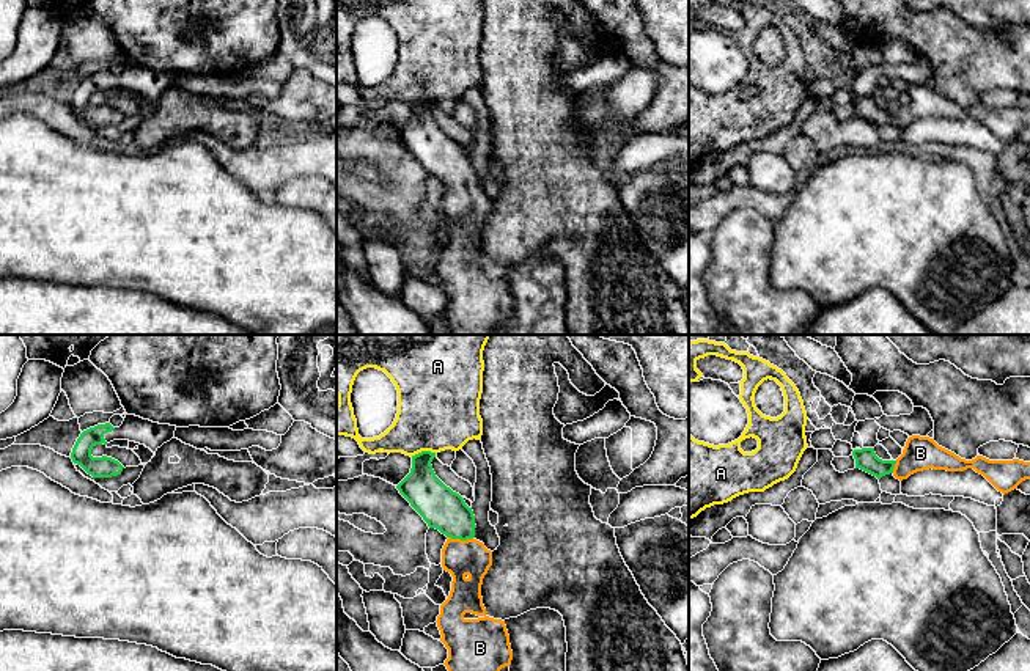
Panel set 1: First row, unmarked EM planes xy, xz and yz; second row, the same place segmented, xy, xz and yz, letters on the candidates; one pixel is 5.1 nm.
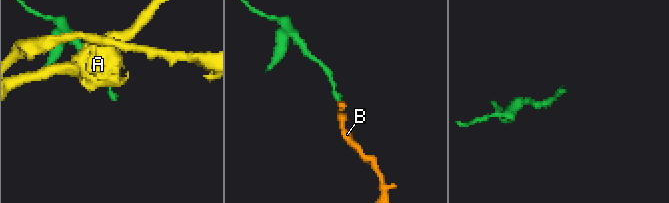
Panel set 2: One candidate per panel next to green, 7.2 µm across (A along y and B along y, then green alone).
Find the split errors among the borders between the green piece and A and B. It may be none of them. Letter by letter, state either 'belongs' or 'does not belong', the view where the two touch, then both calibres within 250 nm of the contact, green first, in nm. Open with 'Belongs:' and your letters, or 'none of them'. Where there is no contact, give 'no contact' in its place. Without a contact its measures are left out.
Belongs: B
A: does not belong; contact in xz; calibres 200 and 420 nm
B: belongs; contact in xz; calibres 220 and 180 nm

